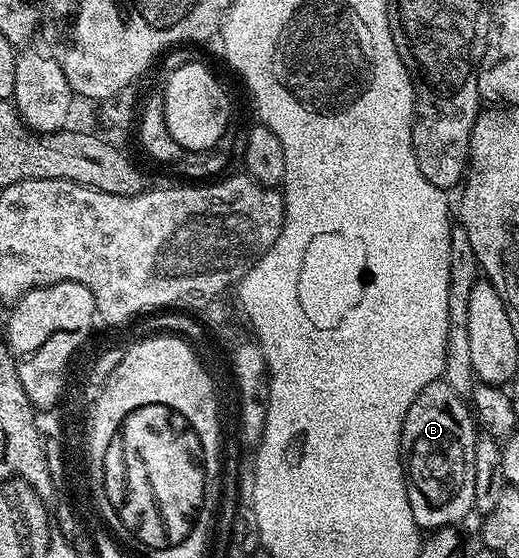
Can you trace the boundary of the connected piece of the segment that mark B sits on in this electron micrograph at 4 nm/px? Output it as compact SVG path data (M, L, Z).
M439 377L420 389L402 426L402 459L406 468L408 505L412 505L412 517L419 528L458 525L469 511L475 510L478 437L471 404L460 398L445 378Z

